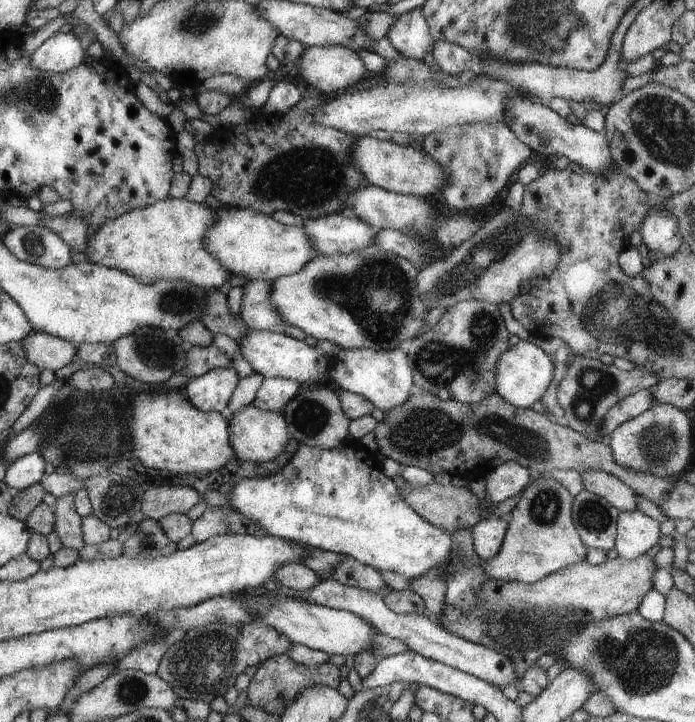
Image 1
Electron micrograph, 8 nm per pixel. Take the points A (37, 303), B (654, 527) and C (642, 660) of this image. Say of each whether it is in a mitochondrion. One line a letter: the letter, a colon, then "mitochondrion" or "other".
A: other
B: other
C: mitochondrion

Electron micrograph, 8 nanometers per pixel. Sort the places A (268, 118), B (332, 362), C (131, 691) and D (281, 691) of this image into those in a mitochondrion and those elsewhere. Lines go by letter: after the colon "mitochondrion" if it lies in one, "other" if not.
A: other
B: other
C: mitochondrion
D: mitochondrion

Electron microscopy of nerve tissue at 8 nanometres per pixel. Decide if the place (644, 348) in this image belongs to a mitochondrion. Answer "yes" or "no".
no

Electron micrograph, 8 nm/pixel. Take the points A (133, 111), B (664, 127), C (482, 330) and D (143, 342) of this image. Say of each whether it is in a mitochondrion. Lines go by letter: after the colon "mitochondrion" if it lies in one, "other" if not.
A: other
B: mitochondrion
C: mitochondrion
D: mitochondrion

